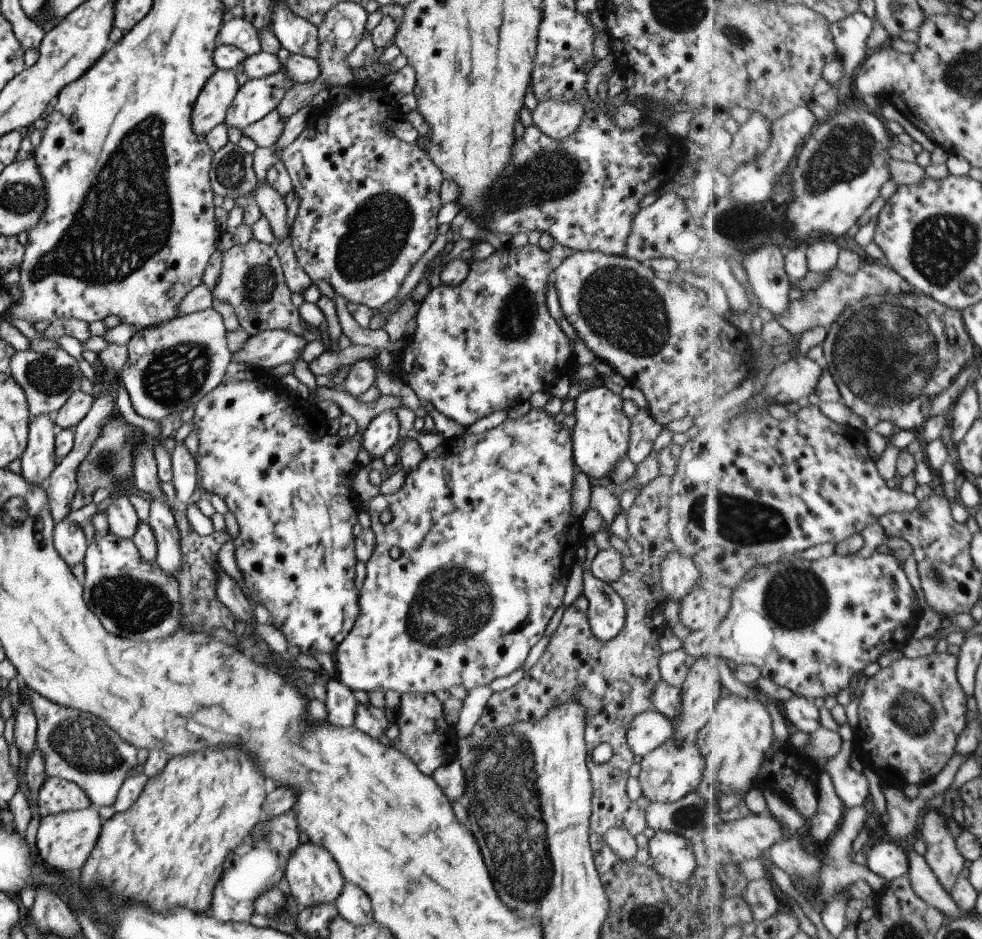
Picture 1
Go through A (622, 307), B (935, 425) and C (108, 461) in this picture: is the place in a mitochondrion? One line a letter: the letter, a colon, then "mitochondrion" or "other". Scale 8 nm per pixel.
A: mitochondrion
B: other
C: mitochondrion

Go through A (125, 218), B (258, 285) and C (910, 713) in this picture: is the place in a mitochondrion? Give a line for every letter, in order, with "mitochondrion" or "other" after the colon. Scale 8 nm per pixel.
A: mitochondrion
B: mitochondrion
C: mitochondrion

